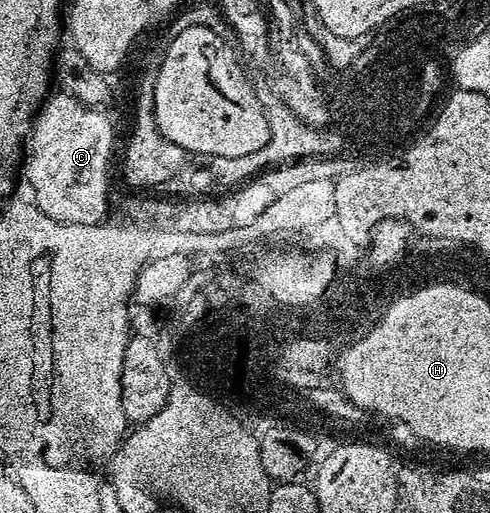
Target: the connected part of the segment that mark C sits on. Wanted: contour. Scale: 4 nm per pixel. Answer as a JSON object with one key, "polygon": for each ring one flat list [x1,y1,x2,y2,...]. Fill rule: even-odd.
{"polygon":[[69,91,61,92,55,97,53,94,48,103,41,106,40,116,33,124,32,134,28,139,30,162,28,157,24,165,26,181,34,188,32,200,40,211,44,211,44,215,60,223,100,225,107,220,106,212,110,209,109,169,110,156,114,153,114,125,110,122,109,115,104,113,106,111,83,105]]}

